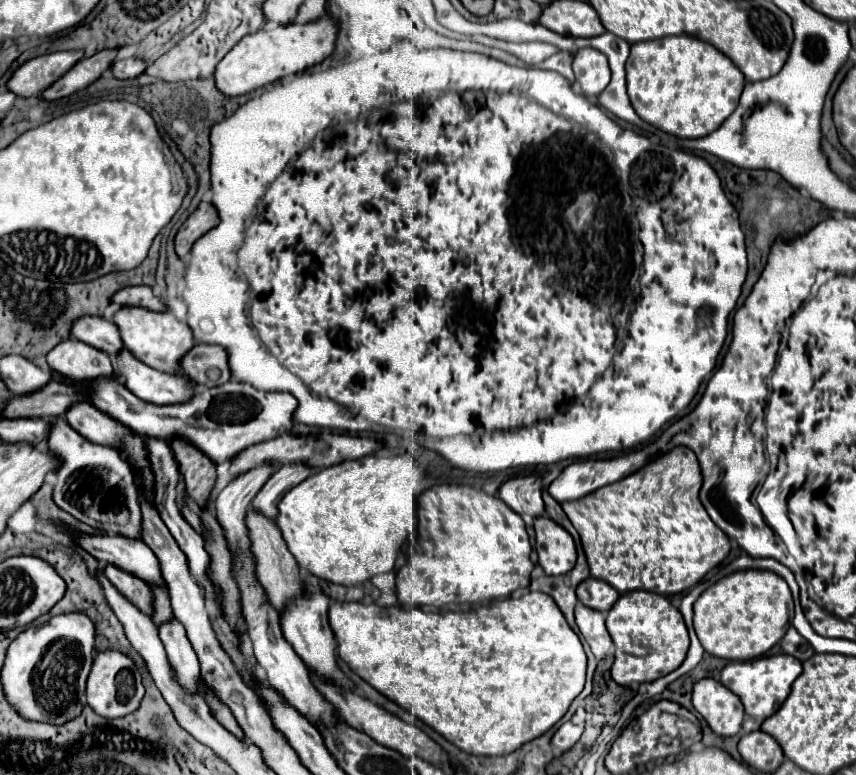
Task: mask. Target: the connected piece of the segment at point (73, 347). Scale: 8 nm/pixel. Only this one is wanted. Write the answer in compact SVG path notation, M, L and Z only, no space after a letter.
M72 338L52 348L46 362L68 380L94 380L112 374L112 360L106 352Z

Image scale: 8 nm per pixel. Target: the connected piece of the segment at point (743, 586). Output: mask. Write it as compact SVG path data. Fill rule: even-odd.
M740 570L734 572L716 584L712 584L708 590L704 590L704 596L696 600L694 604L694 630L700 638L706 652L718 658L726 660L752 660L766 654L784 634L792 618L792 594L784 578L780 578L774 572L768 570Z

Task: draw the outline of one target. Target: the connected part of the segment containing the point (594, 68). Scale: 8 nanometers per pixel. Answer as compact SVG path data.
M594 48L578 50L572 68L578 86L586 96L598 96L610 82L608 60L602 56L602 52Z

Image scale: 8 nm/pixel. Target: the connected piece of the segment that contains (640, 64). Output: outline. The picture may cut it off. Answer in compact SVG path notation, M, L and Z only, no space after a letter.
M686 34L632 44L626 82L636 114L658 130L680 138L702 138L714 132L736 110L746 86L742 72L728 56Z

